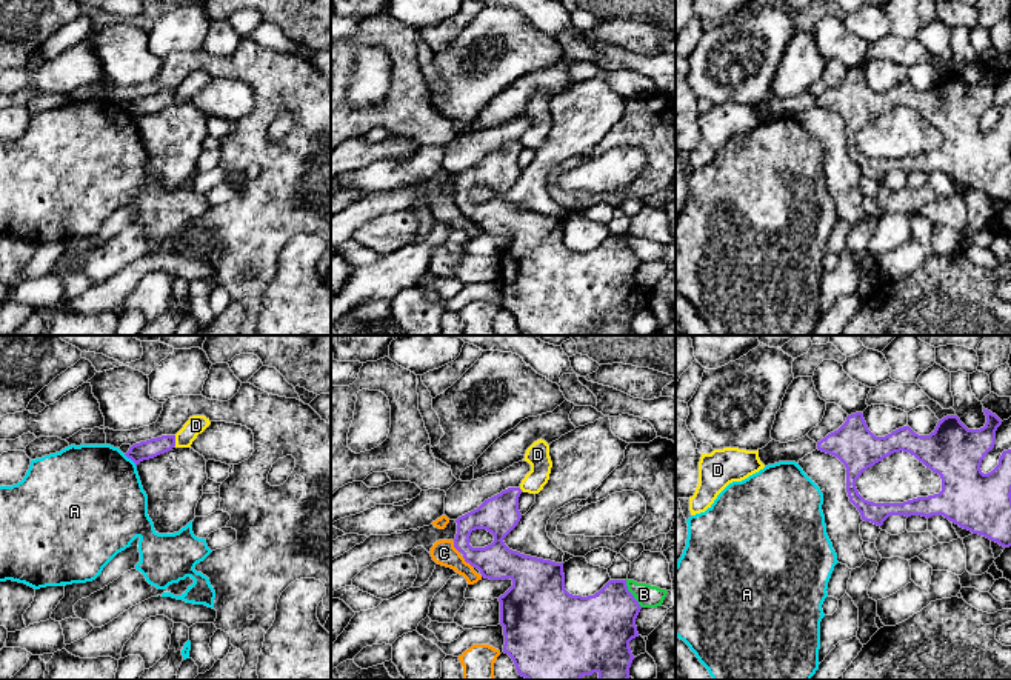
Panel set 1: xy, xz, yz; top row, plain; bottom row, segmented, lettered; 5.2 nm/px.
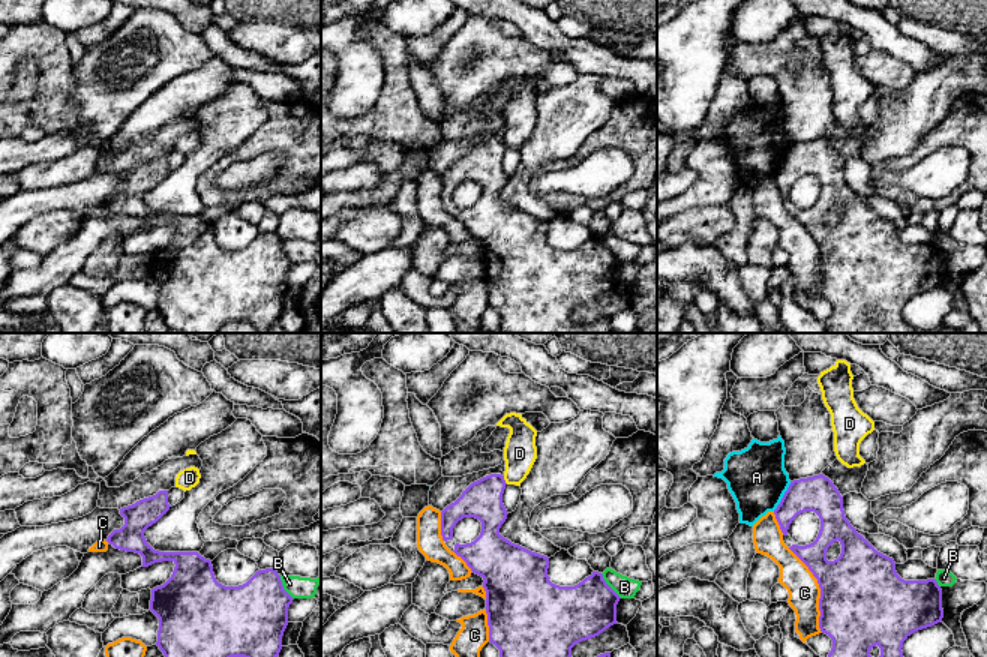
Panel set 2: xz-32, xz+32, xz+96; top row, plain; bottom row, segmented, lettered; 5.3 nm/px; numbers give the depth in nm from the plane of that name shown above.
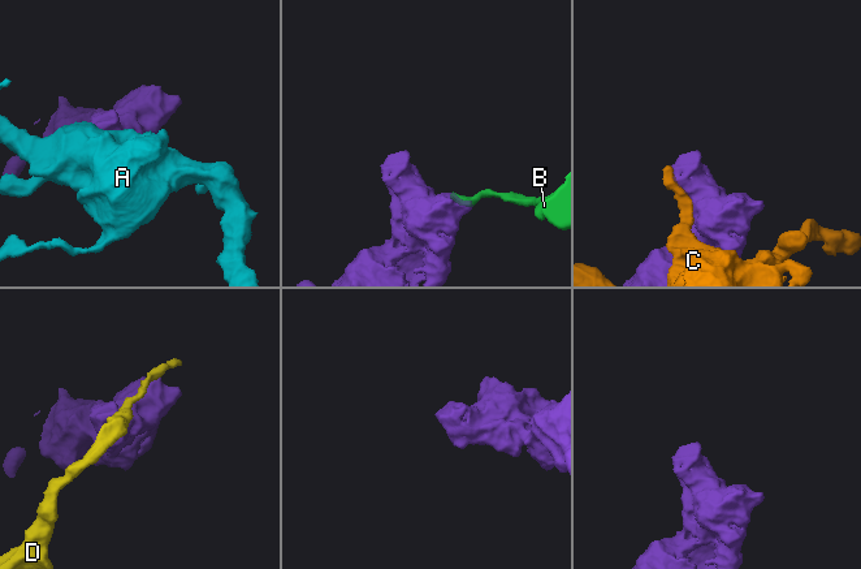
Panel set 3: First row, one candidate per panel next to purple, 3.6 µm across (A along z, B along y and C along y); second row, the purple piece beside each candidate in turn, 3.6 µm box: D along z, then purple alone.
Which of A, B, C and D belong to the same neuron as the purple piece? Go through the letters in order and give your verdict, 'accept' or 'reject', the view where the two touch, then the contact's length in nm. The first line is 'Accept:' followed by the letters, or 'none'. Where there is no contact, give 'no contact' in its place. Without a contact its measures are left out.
Accept: none
A: reject | xy | 100 nm
B: reject | xz | 170 nm
C: reject | xz | 70 nm
D: reject | xy | 60 nm

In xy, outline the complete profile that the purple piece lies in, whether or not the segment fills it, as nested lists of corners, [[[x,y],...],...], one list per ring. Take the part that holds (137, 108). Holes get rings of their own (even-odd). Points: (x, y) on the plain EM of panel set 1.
[[[162,91],[132,100],[125,111],[131,114],[137,122],[143,115],[149,115],[171,106],[174,102],[175,91]]]

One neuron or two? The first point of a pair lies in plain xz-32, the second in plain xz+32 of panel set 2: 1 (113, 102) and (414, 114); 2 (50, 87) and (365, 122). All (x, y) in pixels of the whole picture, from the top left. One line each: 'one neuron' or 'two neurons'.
1: two neurons
2: one neuron

